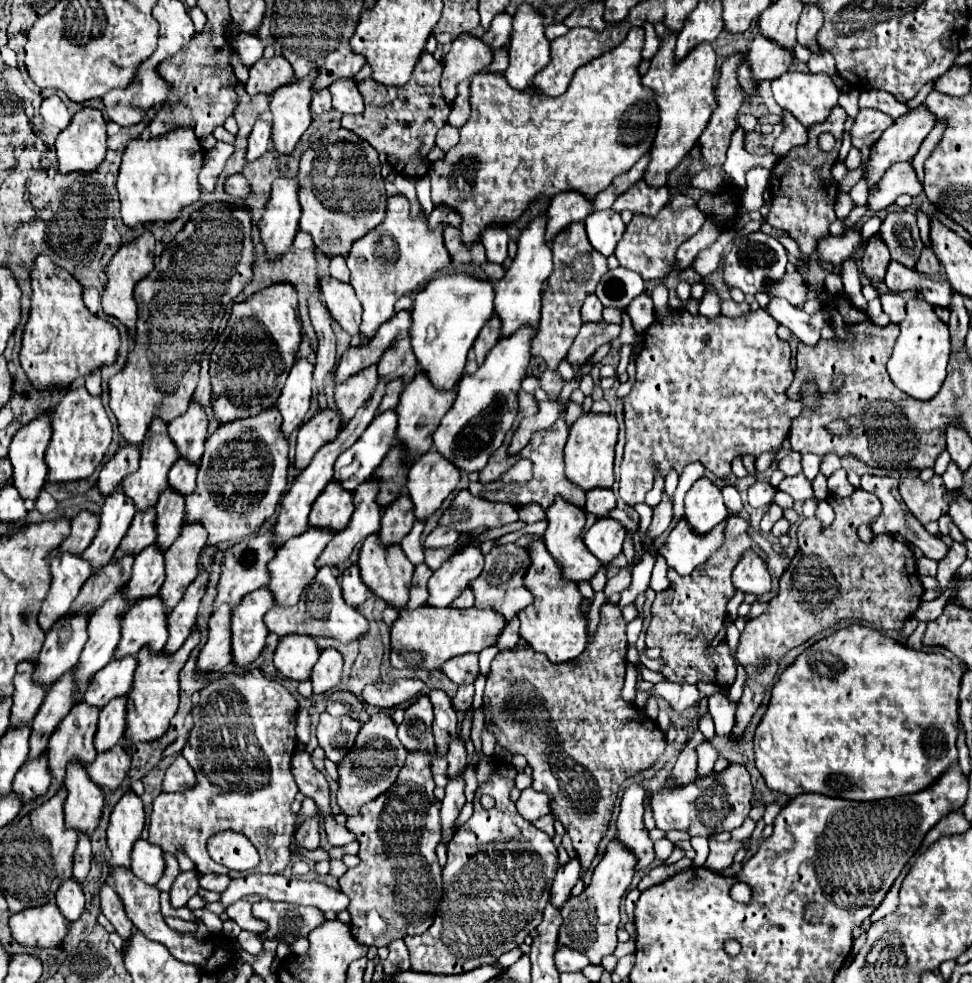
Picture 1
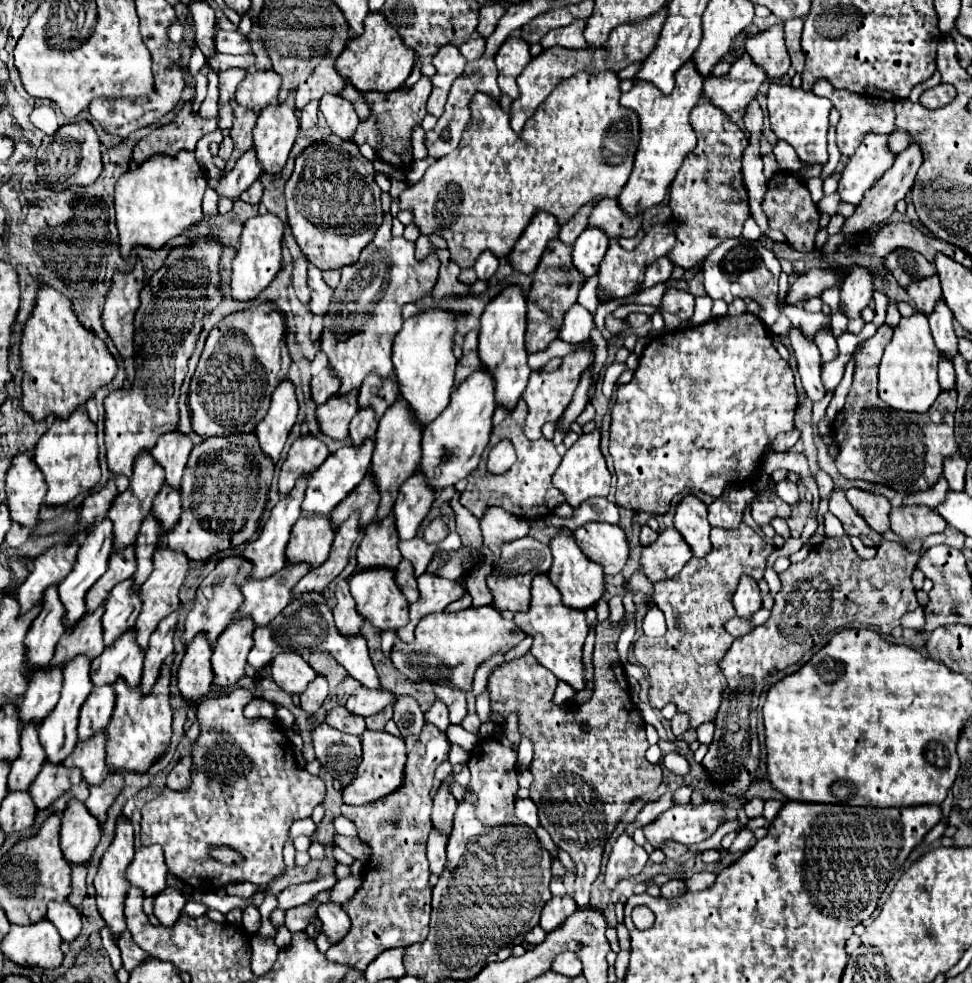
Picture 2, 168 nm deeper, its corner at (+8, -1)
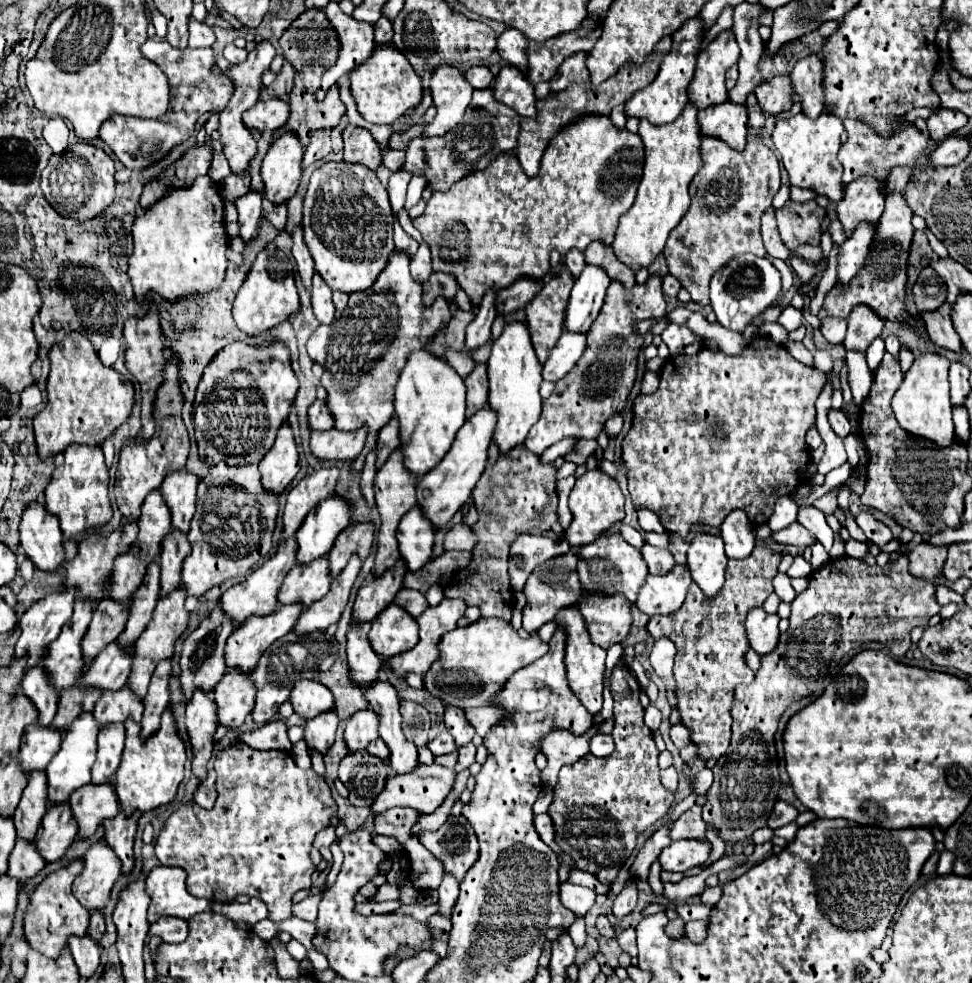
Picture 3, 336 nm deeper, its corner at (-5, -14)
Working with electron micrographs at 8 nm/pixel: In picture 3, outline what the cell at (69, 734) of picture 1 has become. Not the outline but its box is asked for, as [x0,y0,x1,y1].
[37,802,77,862]

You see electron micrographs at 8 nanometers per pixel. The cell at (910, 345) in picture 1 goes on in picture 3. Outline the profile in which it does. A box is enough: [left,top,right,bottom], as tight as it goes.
[891,352,953,446]

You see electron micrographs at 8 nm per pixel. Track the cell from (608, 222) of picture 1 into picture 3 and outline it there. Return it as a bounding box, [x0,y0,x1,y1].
[565,266,611,330]

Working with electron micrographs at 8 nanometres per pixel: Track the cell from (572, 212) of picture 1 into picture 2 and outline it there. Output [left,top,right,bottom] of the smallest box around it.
[508,213,560,275]

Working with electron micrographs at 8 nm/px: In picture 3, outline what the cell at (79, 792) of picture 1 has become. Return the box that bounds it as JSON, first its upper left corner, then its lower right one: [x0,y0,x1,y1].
[73,842,121,910]

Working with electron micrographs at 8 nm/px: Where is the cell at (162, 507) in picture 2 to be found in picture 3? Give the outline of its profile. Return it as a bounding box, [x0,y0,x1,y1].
[161,530,191,596]

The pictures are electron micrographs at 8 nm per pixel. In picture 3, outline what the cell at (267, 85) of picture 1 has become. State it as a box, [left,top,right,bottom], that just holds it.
[243,98,289,130]

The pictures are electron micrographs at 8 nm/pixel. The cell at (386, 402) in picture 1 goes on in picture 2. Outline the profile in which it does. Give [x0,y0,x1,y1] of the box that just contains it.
[350,409,378,445]

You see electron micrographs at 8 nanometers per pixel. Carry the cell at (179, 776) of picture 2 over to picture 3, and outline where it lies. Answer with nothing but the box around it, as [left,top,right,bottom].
[193,770,217,808]

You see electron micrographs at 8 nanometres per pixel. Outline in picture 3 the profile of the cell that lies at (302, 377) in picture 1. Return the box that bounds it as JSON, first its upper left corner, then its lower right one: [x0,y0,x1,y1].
[259,422,301,494]

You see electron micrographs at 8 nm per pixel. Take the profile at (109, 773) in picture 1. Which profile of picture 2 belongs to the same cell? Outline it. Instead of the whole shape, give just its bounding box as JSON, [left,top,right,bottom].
[84,779,124,825]

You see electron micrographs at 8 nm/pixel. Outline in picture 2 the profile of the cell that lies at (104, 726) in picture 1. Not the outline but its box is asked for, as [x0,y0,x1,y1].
[64,733,108,785]

